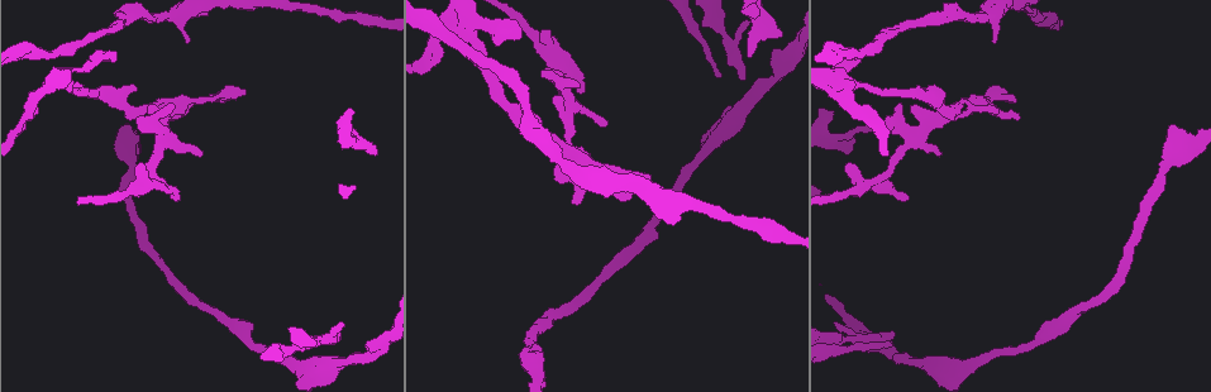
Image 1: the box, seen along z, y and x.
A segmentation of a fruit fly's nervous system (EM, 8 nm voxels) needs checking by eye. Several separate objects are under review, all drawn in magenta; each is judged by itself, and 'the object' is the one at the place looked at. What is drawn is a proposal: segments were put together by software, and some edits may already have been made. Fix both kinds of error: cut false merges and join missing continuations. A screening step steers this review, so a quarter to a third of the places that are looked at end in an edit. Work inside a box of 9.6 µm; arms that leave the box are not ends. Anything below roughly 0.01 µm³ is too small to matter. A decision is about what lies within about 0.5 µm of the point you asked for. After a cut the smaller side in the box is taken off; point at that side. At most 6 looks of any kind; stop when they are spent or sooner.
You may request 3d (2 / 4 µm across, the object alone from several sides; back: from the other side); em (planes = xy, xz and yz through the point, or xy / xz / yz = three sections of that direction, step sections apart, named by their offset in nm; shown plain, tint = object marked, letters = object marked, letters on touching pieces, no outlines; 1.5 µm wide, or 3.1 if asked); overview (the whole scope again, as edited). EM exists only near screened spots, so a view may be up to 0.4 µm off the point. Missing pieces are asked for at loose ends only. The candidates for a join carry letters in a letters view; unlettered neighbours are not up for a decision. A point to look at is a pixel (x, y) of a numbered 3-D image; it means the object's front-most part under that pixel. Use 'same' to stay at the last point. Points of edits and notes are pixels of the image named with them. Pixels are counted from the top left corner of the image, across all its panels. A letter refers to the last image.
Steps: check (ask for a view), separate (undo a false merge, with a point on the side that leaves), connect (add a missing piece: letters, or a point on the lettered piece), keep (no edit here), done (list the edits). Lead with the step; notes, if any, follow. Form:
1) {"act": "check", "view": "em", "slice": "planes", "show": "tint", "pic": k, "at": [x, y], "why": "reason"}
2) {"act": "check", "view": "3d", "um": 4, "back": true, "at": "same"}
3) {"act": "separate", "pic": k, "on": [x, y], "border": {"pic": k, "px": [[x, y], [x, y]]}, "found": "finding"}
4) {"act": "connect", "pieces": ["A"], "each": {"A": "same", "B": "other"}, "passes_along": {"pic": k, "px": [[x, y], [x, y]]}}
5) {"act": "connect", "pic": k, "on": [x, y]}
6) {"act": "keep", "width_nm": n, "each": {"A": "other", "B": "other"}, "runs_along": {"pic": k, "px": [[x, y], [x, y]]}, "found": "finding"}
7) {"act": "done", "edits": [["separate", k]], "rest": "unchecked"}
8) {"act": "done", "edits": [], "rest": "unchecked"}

{"act": "check", "view": "3d", "um": 2, "pic": 1, "at": [203, 154], "why": "branch stops here"}

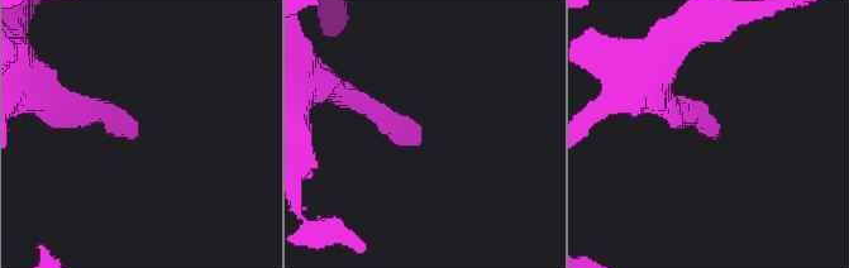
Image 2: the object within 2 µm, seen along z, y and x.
{"act": "check", "view": "em", "slice": "planes", "show": "letters", "pic": 2, "at": [134, 137], "why": "shape alone is not enough"}

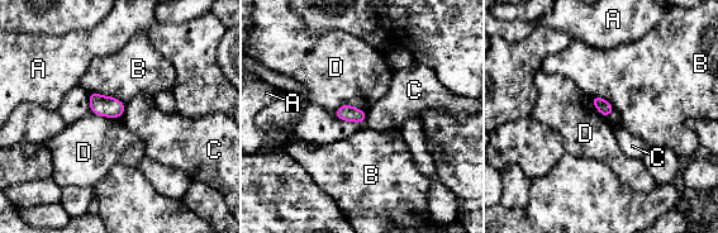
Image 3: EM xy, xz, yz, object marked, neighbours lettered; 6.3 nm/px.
{"act": "keep", "each": {"A": "other", "B": "other", "C": "other", "D": "other"}, "border": {"pic": 3, "px": [[366, 112], [342, 104], [333, 115]]}, "found": "none of them fits"}

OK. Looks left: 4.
{"act": "check", "view": "em", "slice": "xz", "step": 4, "show": "tint", "pic": 1, "at": [189, 40], "why": "stops while still wide"}

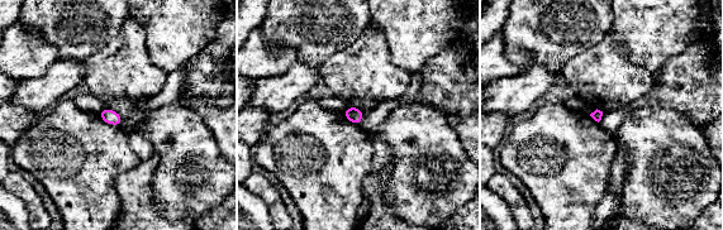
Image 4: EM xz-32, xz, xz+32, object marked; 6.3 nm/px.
{"act": "check", "view": "em", "slice": "xy", "step": 8, "show": "letters", "at": "same"}

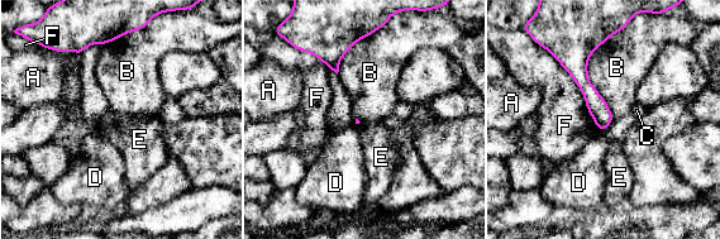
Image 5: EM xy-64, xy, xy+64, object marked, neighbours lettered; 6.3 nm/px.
{"act": "keep", "each": {"A": "other", "B": "other", "C": "other", "D": "other", "E": "other", "F": "other"}, "runs_along": {"pic": 5, "px": [[594, 46], [581, 79], [602, 127]]}, "found": "none of them fits"}

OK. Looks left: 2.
{"act": "check", "view": "em", "slice": "planes", "show": "plain", "pic": 1, "at": [339, 324]}

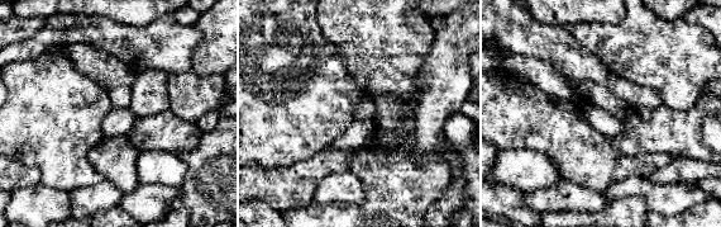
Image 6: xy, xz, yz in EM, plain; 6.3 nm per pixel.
{"act": "check", "view": "em", "slice": "planes", "show": "letters", "at": "same"}

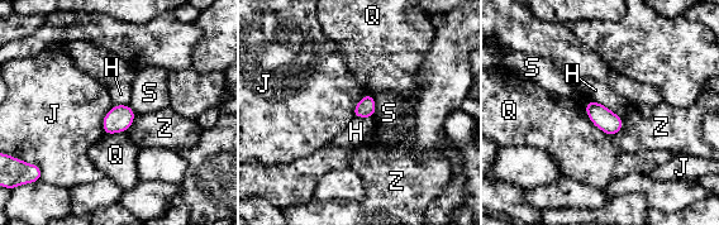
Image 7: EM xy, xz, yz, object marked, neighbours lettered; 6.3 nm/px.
{"act": "keep", "width_nm": 120, "each": {"H": "other", "J": "other", "Q": "other", "S": "other", "Z": "other"}, "border": {"pic": 7, "px": [[590, 99], [605, 105], [620, 118]]}, "found": "none of them fits"}

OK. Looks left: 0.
{"act": "done", "edits": [], "rest": "unchecked"}

